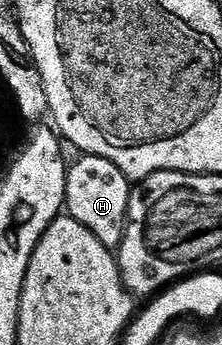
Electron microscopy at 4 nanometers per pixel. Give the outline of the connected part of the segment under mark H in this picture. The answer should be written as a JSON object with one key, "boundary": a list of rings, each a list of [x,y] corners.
{"boundary":[[[81,154],[67,168],[65,204],[67,214],[74,221],[86,225],[98,241],[109,249],[119,248],[124,240],[124,231],[128,227],[128,202],[132,196],[132,187],[128,180],[108,159],[97,155]]]}

